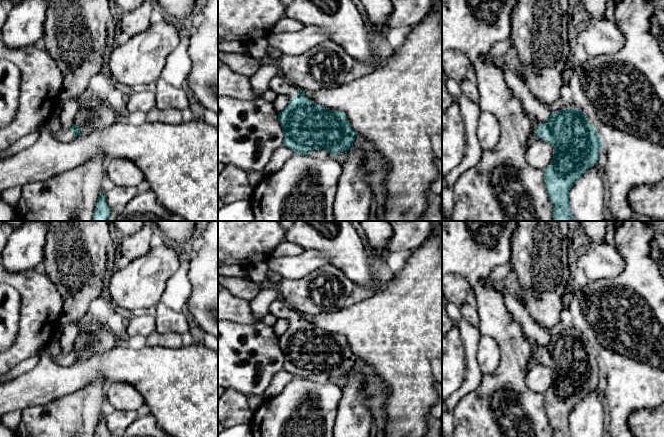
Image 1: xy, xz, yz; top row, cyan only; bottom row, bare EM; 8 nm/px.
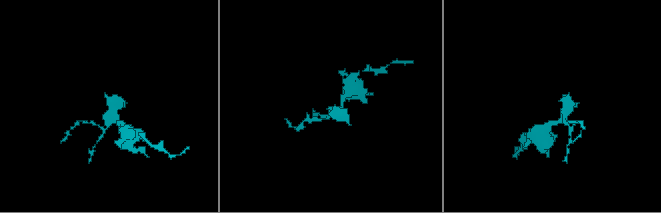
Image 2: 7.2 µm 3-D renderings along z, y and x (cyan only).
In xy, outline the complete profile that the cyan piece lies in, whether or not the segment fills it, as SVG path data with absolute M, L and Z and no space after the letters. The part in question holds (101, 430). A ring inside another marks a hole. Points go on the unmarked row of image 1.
M103 416L97 423L94 437L111 437L111 434L106 426L105 417Z

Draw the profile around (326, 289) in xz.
M331 264L319 267L301 279L279 281L278 290L282 300L302 315L318 315L337 312L346 307L346 300L352 295L355 284Z

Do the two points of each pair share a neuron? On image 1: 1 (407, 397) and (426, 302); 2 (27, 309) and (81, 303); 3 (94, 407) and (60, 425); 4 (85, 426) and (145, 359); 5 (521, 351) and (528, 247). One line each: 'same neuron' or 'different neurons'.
1: same neuron
2: different neurons
3: same neuron
4: different neurons
5: different neurons

